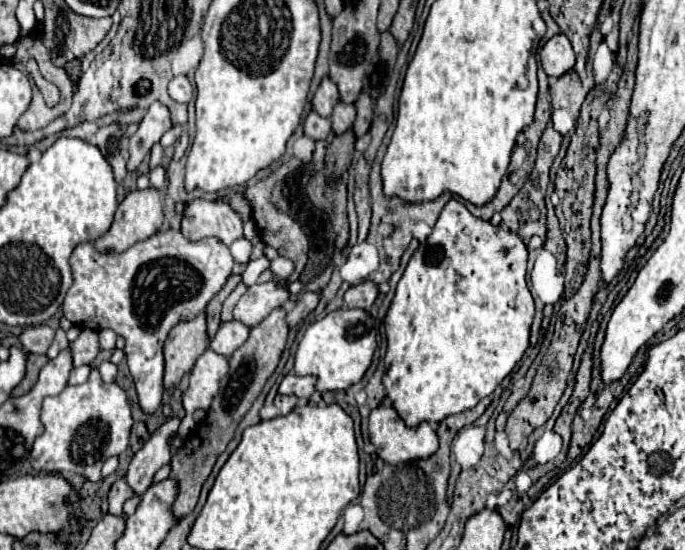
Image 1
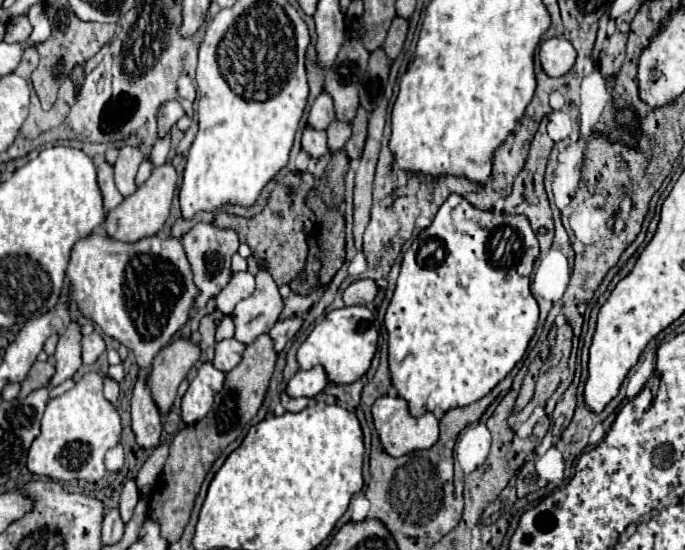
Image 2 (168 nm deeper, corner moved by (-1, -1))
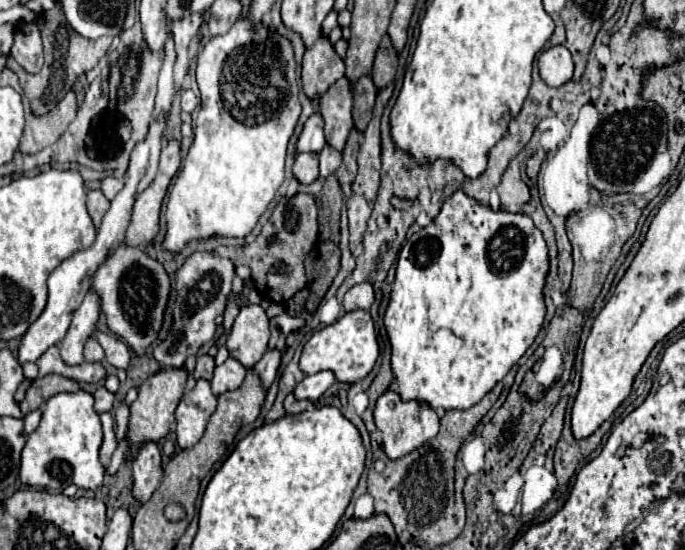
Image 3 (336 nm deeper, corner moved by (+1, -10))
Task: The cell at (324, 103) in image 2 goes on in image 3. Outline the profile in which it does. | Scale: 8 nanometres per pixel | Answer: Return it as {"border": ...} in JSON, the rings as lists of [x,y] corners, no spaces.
{"border":[[[319,113],[311,115],[299,135],[297,141],[297,151],[311,151],[311,153],[319,153],[323,147],[327,145],[325,141],[325,133],[323,133],[323,117]]]}

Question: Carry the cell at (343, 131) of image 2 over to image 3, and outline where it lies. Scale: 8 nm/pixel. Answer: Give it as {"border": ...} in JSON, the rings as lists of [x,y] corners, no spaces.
{"border":[[[325,145],[323,147],[323,151],[319,153],[319,169],[321,169],[321,175],[319,175],[319,179],[323,181],[325,177],[329,177],[331,173],[335,173],[337,169],[339,169],[339,165],[341,165],[341,151],[337,151],[335,147],[331,147],[331,145]]]}

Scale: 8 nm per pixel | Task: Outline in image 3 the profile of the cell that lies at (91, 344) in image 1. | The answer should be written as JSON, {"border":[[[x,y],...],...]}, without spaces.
{"border":[[[89,339],[85,343],[85,361],[89,361],[89,363],[101,363],[103,359],[105,359],[105,351],[101,349],[101,345],[97,341]]]}

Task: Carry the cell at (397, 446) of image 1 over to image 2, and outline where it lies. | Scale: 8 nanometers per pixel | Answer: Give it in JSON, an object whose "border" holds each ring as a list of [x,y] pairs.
{"border":[[[381,396],[373,404],[371,412],[373,412],[373,422],[375,422],[377,434],[381,438],[381,444],[385,448],[385,452],[391,456],[403,456],[413,450],[431,448],[439,438],[439,420],[431,412],[425,412],[421,416],[411,416],[407,402],[399,396]]]}

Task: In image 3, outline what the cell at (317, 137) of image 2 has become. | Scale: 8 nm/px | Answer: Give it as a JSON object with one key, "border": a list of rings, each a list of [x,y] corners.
{"border":[[[297,153],[293,173],[299,183],[313,183],[319,179],[319,155],[317,153]]]}

